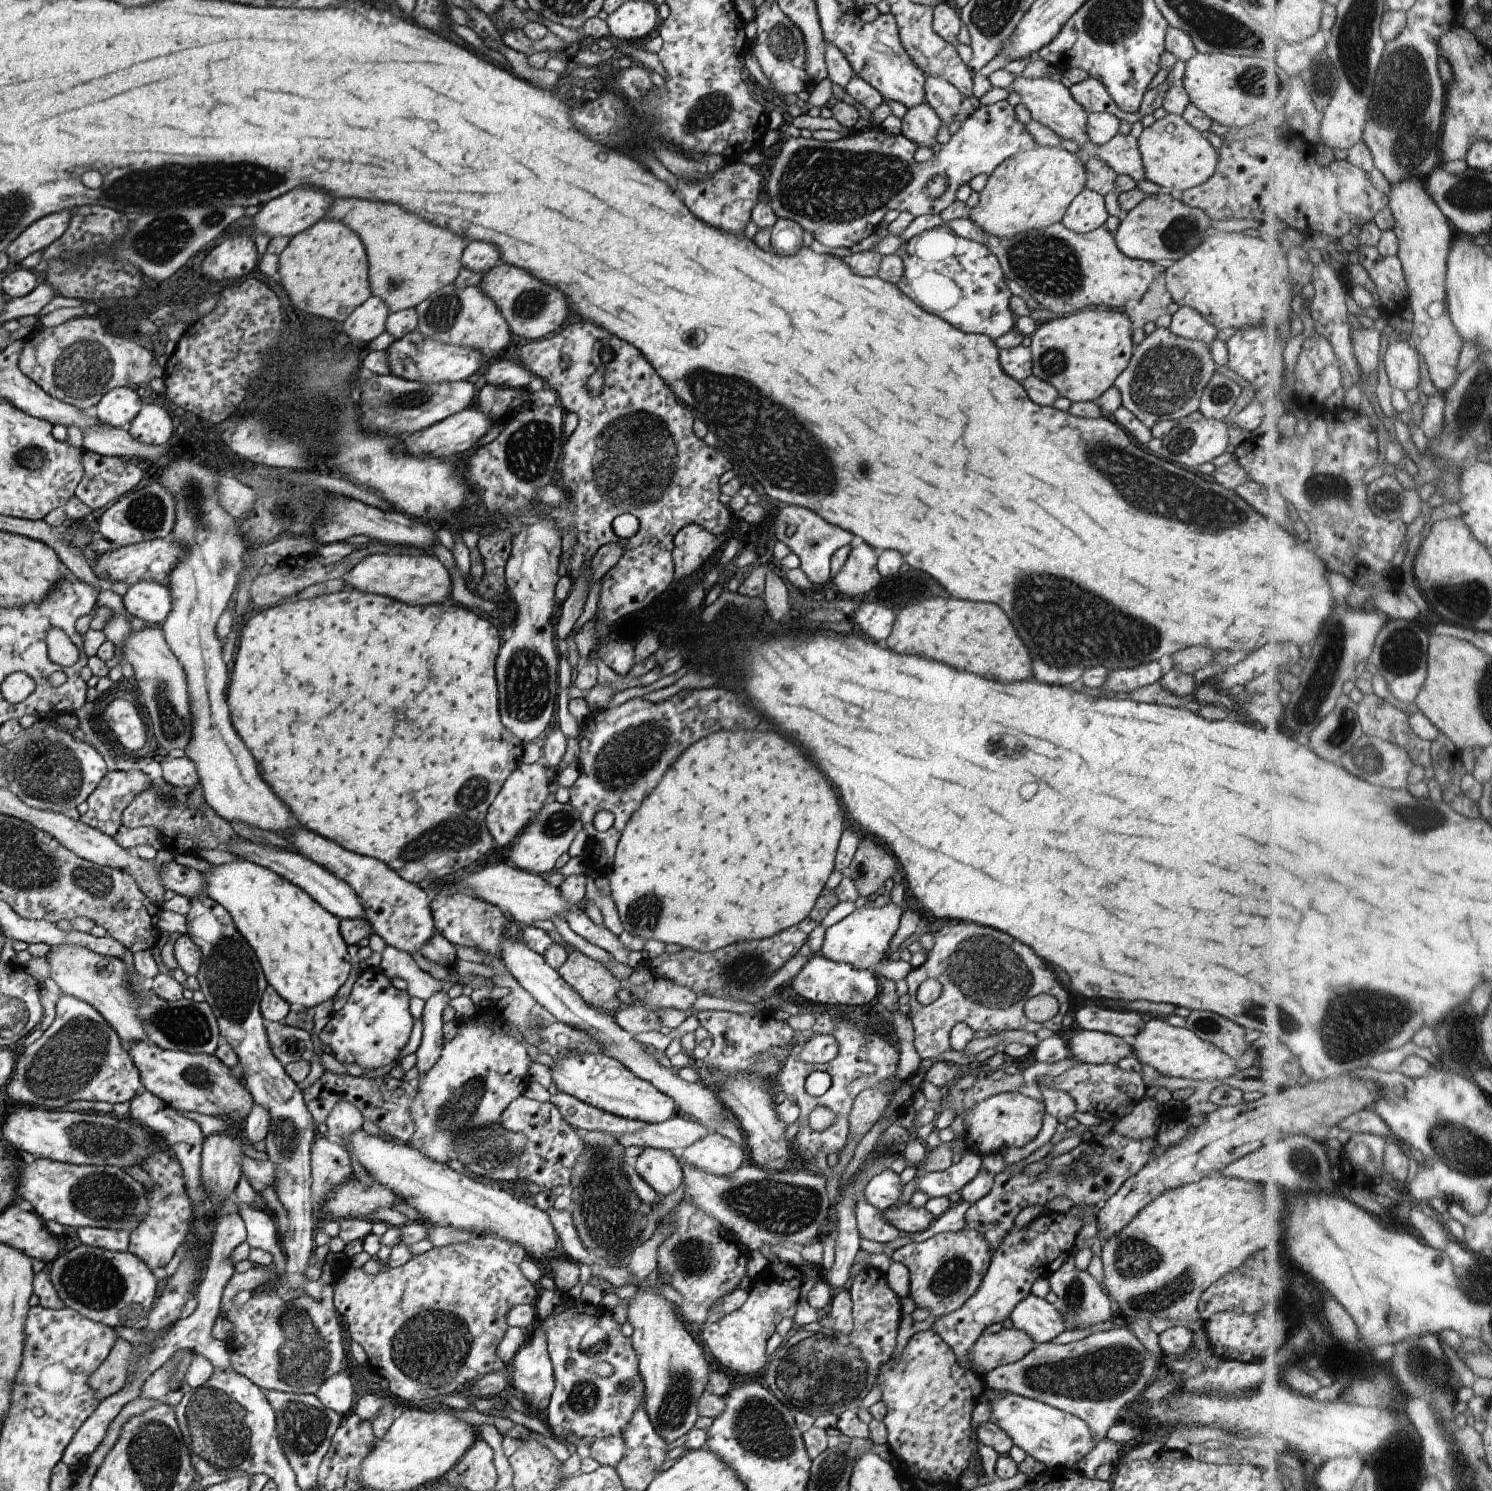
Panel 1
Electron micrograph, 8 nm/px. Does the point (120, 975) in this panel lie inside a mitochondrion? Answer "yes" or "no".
yes

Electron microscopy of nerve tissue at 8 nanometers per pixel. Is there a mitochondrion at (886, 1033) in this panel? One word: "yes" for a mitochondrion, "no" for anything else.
no

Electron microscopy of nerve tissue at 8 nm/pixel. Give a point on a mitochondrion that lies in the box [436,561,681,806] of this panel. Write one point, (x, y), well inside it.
(630, 755)

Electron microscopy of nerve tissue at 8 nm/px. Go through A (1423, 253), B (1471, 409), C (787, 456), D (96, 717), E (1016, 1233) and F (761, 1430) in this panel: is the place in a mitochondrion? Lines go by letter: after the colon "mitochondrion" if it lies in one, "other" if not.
A: other
B: mitochondrion
C: mitochondrion
D: other
E: other
F: mitochondrion

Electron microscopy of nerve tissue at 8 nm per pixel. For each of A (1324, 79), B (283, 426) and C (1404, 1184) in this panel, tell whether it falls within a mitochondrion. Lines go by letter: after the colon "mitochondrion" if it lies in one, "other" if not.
A: mitochondrion
B: mitochondrion
C: other

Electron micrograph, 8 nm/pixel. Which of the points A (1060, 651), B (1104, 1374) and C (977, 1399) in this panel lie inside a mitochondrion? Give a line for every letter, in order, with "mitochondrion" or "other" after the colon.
A: mitochondrion
B: mitochondrion
C: other

